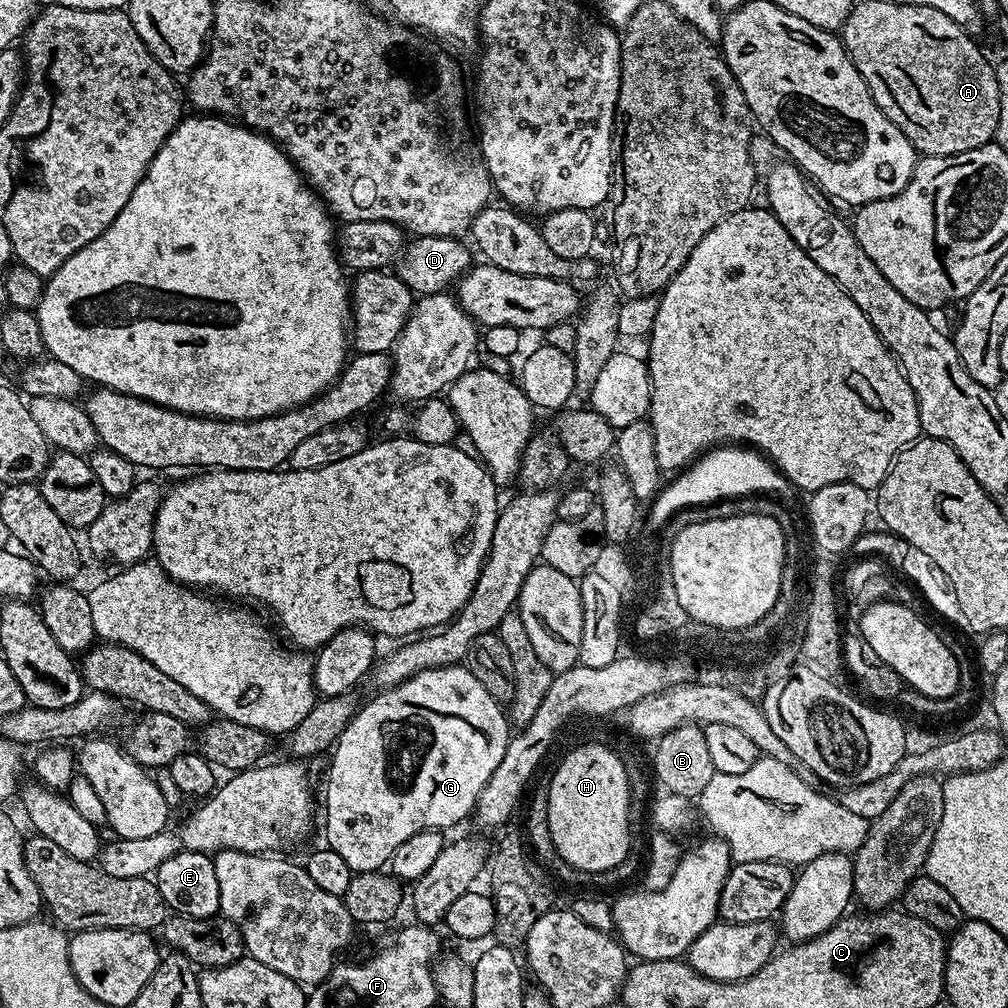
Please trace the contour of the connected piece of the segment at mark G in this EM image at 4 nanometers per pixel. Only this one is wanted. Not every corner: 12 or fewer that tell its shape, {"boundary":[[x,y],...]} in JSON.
{"boundary":[[467,666],[375,694],[330,752],[354,874],[469,819],[510,739]]}

